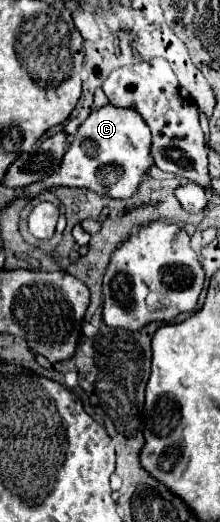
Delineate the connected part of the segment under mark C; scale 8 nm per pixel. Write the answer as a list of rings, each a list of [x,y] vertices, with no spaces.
[[[112,104],[94,108],[72,138],[68,152],[62,158],[62,166],[48,178],[22,188],[16,198],[34,198],[44,190],[56,186],[80,186],[110,198],[130,198],[138,190],[148,168],[154,164],[150,146],[150,128],[134,108],[118,108]]]

